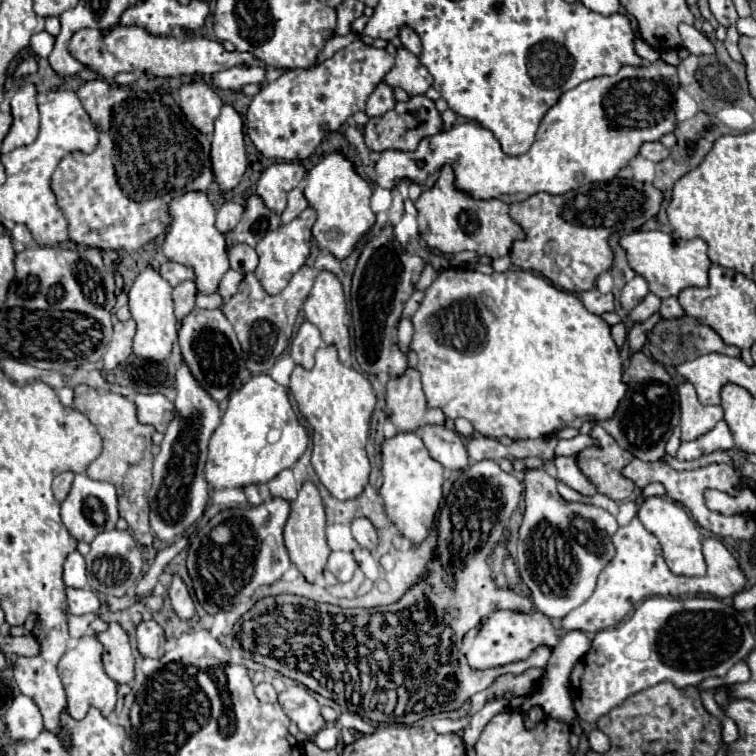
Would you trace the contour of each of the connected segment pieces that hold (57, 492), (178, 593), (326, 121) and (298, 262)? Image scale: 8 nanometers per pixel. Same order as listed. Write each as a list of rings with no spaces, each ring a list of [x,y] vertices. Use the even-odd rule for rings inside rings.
[[[68,470],[68,472],[62,472],[62,474],[58,474],[58,476],[54,478],[54,482],[52,482],[52,492],[54,492],[54,498],[56,498],[58,502],[62,502],[64,496],[68,496],[70,486],[72,486],[72,480],[74,480],[74,474],[72,474],[70,470]]]
[[[180,576],[172,578],[172,584],[168,588],[168,596],[170,596],[172,610],[176,612],[176,616],[180,620],[190,620],[194,616],[194,602],[192,602],[192,598],[188,594],[188,588],[182,582]]]
[[[356,40],[314,70],[286,70],[252,98],[246,114],[248,138],[264,158],[306,160],[330,132],[336,132],[354,112],[364,110],[368,96],[392,64],[392,54]]]
[[[308,206],[290,224],[268,232],[268,236],[264,236],[264,240],[260,240],[260,244],[256,246],[256,252],[260,256],[260,264],[256,268],[256,278],[264,284],[268,294],[280,292],[288,284],[288,280],[300,270],[300,266],[306,262],[306,258],[310,254],[310,240],[312,240],[310,230],[312,230],[314,222],[316,222],[316,212],[312,212],[312,208]]]

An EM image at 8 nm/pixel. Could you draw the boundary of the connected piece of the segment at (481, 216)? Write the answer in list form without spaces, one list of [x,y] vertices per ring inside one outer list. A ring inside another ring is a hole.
[[[444,166],[440,172],[438,182],[434,188],[422,190],[422,196],[416,200],[416,210],[418,210],[418,226],[420,234],[426,240],[426,244],[432,250],[438,250],[442,254],[456,254],[462,250],[474,250],[480,256],[490,256],[490,258],[500,258],[510,252],[510,246],[514,240],[522,240],[524,232],[522,228],[508,216],[508,204],[502,200],[474,200],[454,188],[454,172],[450,166]]]

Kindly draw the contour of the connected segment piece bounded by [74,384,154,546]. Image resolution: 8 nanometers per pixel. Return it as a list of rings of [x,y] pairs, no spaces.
[[[76,386],[74,388],[74,408],[78,412],[82,412],[98,430],[98,434],[102,436],[104,448],[102,454],[88,464],[86,468],[86,476],[92,480],[104,480],[114,484],[116,492],[118,492],[118,512],[120,518],[124,518],[128,522],[128,530],[132,532],[132,536],[144,544],[150,546],[154,536],[150,532],[150,522],[148,522],[148,514],[150,514],[150,506],[148,506],[148,488],[152,486],[152,426],[140,424],[136,420],[136,406],[126,400],[120,394],[114,392],[96,392],[90,386]]]

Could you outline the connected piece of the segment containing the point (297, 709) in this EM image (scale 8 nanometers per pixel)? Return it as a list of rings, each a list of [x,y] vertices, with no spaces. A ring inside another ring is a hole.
[[[302,684],[288,686],[282,694],[278,694],[278,702],[284,708],[286,716],[298,724],[300,732],[314,736],[316,732],[320,732],[320,728],[324,728],[320,704],[306,686]]]

